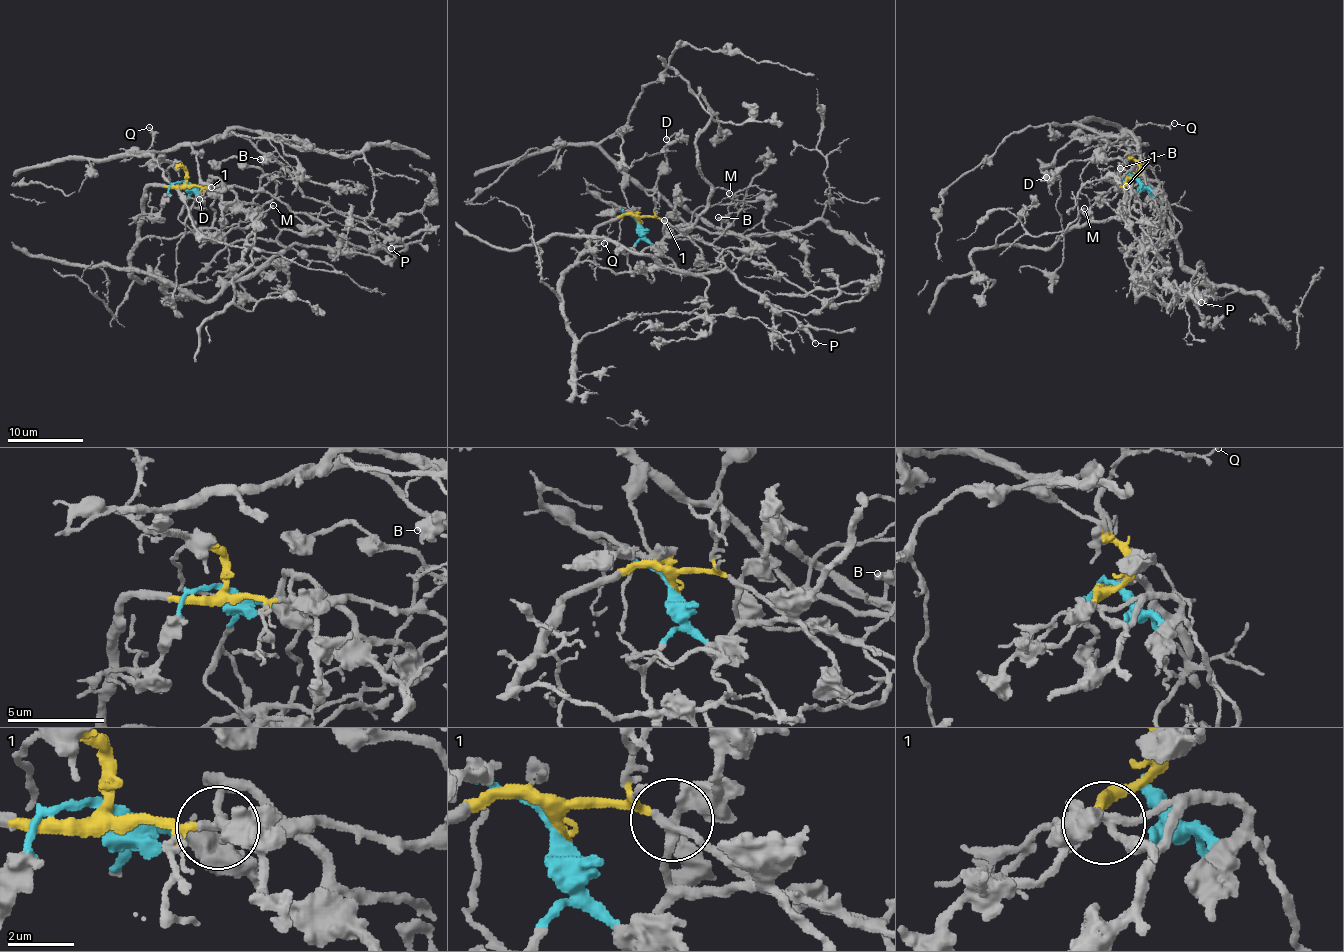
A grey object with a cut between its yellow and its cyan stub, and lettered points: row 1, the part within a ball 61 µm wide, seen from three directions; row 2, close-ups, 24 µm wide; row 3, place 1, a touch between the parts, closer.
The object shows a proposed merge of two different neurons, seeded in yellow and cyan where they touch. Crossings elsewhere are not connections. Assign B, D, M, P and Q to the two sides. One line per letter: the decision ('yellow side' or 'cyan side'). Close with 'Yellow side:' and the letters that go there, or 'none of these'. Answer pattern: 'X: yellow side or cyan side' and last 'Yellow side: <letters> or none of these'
B: yellow side
D: yellow side
M: cyan side
P: yellow side
Q: yellow side
Yellow side: B, D, P, Q

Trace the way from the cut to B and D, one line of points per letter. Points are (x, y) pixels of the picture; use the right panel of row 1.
B: (1136, 177), (1139, 168), (1125, 151), (1103, 137), (1138, 140), (1136, 167), (1120, 167)
D: (1136, 177), (1139, 168), (1125, 151), (1103, 137), (1109, 133), (1073, 139), (1043, 168), (1046, 178)

